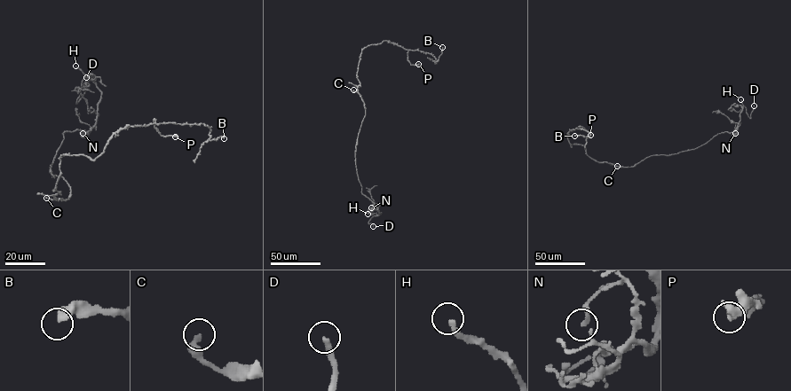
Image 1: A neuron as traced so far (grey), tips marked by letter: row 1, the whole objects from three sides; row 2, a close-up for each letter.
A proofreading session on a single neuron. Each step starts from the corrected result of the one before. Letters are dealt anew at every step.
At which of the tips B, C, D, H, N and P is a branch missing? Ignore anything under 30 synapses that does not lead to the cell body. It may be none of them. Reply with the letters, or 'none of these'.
D, H

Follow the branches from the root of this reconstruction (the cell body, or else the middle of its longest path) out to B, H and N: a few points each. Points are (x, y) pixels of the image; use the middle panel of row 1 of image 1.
B: (364, 105), (357, 78), (364, 48), (388, 41), (406, 49), (429, 52), (435, 63), (442, 47)
H: (364, 105), (365, 114), (356, 145), (356, 167), (361, 193), (381, 213), (375, 215), (367, 214)
N: (364, 105), (365, 114), (356, 145), (355, 164), (361, 192), (374, 203), (375, 208), (374, 206), (371, 207)

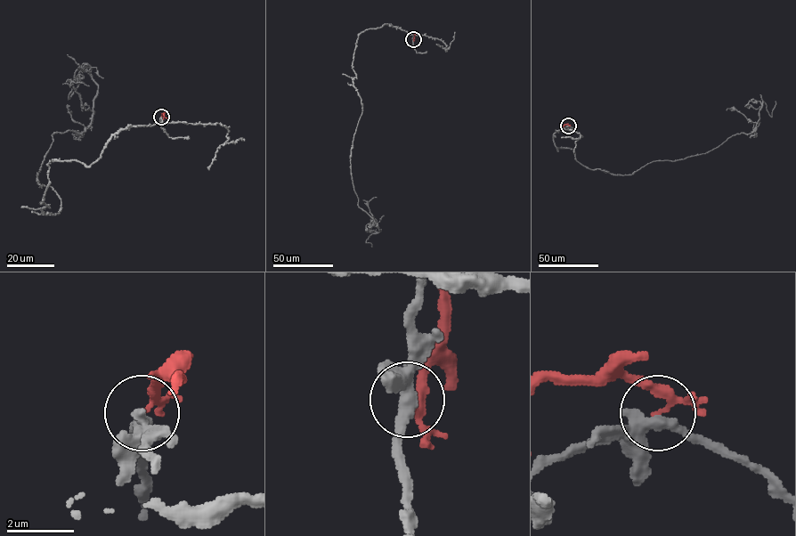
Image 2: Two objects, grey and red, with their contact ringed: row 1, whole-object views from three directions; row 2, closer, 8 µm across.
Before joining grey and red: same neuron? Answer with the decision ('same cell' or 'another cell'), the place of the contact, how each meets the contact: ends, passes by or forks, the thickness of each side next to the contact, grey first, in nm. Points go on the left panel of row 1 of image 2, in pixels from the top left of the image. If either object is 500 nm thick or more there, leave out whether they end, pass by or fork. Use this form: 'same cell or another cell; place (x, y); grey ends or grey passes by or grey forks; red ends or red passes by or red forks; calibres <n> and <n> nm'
another cell; place (161, 117); grey passes by; red passes by; calibres 360 and 170 nm

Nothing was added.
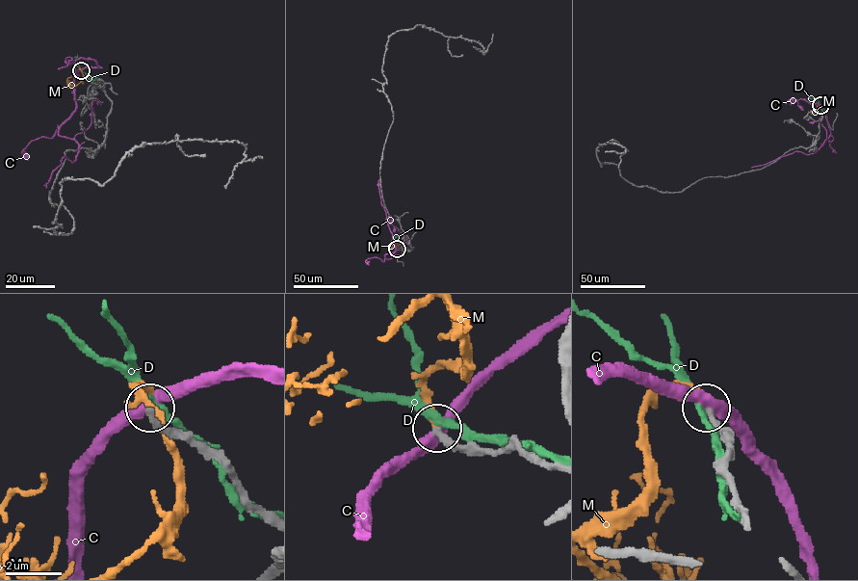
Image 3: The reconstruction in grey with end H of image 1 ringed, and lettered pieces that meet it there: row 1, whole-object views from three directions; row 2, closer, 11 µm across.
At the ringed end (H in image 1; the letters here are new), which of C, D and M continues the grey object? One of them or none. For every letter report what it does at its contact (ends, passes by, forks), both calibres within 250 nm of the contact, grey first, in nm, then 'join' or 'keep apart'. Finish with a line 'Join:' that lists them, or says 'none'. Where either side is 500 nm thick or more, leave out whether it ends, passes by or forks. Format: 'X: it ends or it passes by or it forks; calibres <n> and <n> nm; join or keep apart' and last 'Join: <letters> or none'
C: it passes by; calibres 280 and 400 nm; keep apart
D: it passes by; calibres 240 and 240 nm; keep apart
M: it ends; calibres 240 and 260 nm; join
Join: M

